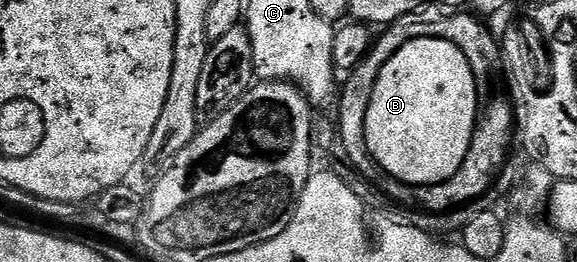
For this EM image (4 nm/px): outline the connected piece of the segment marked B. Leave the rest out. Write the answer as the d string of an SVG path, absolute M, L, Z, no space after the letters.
M422 36L410 40L379 72L375 89L371 92L368 116L365 118L365 138L371 156L393 178L402 184L426 186L440 184L448 180L465 162L471 139L475 133L475 125L481 115L479 104L481 88L475 82L473 70L453 42L445 42L441 38Z

